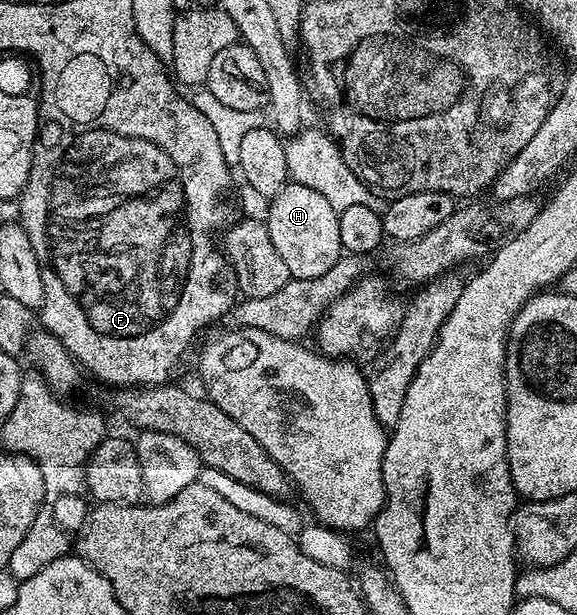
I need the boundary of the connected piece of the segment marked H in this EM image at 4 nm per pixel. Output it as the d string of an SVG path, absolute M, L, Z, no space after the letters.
M290 180L273 197L268 206L267 225L271 236L271 244L275 244L275 252L279 252L279 256L283 256L283 264L287 264L292 277L314 278L315 276L323 276L323 272L327 272L327 268L331 268L343 257L341 241L339 240L338 213L335 208L331 208L326 197L321 196L319 192L307 188L304 184Z

